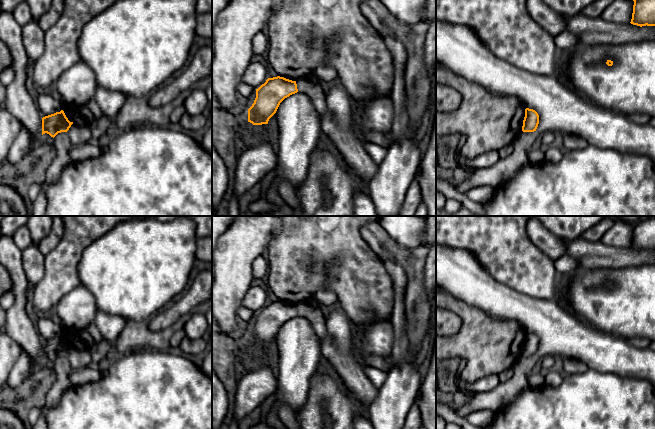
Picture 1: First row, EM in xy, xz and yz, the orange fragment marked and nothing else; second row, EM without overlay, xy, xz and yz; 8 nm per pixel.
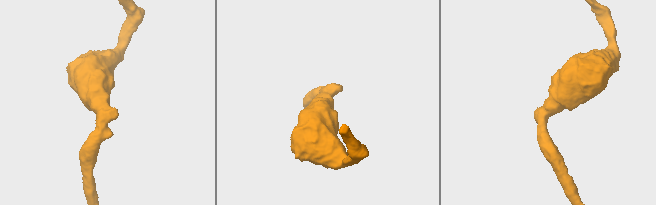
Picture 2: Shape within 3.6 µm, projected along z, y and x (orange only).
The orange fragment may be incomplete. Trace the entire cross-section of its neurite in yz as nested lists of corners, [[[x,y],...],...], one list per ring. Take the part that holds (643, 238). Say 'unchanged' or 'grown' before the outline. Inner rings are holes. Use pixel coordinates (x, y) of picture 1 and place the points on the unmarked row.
unchanged | [[[655,218],[633,223],[631,248],[637,250],[655,250]]]

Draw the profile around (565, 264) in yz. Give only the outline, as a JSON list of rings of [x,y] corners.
[[[567,254],[555,260],[554,267],[557,274],[566,274],[574,269],[580,269],[578,261]]]

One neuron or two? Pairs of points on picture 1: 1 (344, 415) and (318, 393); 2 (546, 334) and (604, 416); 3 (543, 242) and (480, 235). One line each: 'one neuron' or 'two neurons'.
1: one neuron
2: two neurons
3: two neurons

